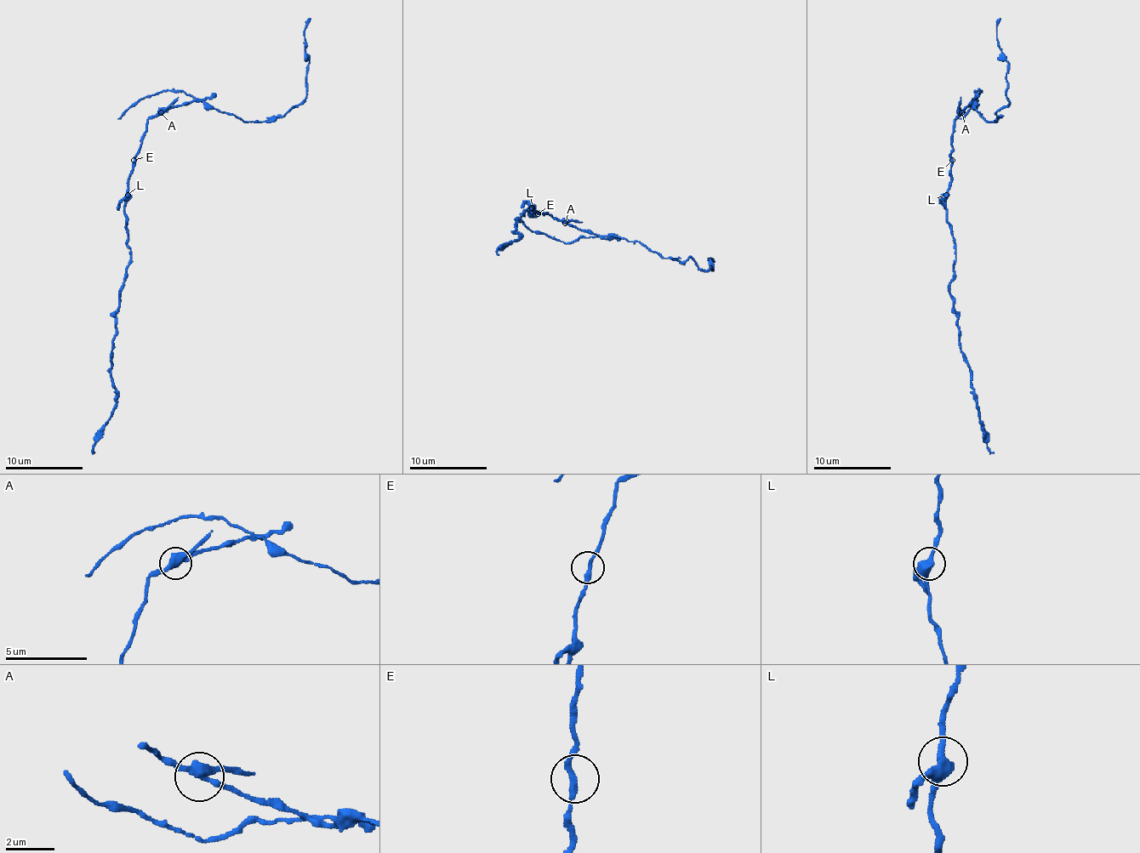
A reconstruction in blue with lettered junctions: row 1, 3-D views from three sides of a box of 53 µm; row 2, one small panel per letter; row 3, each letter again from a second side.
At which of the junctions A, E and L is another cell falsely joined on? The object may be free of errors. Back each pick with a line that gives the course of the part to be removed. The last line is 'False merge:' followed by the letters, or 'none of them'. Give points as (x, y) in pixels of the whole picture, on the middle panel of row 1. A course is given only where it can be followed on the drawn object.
A: foreign part runs (565, 224), (596, 235), (637, 241), (664, 258), (692, 258), (703, 270), (713, 268), (709, 258), (715, 262)
False merge: A

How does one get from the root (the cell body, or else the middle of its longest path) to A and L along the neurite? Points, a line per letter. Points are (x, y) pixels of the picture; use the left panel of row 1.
A: (135, 160), (145, 122), (161, 113)
L: (135, 160), (128, 179), (128, 195)

